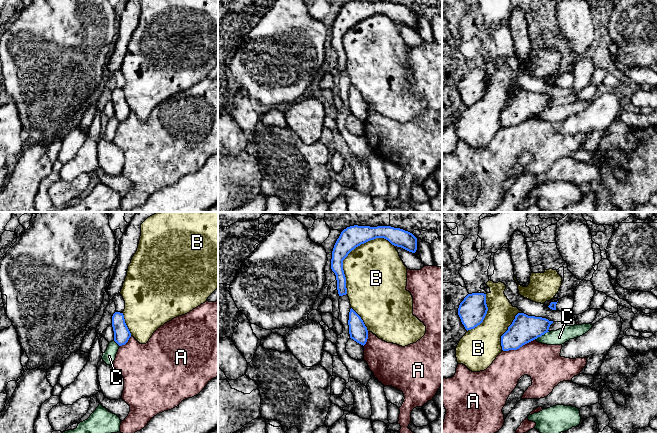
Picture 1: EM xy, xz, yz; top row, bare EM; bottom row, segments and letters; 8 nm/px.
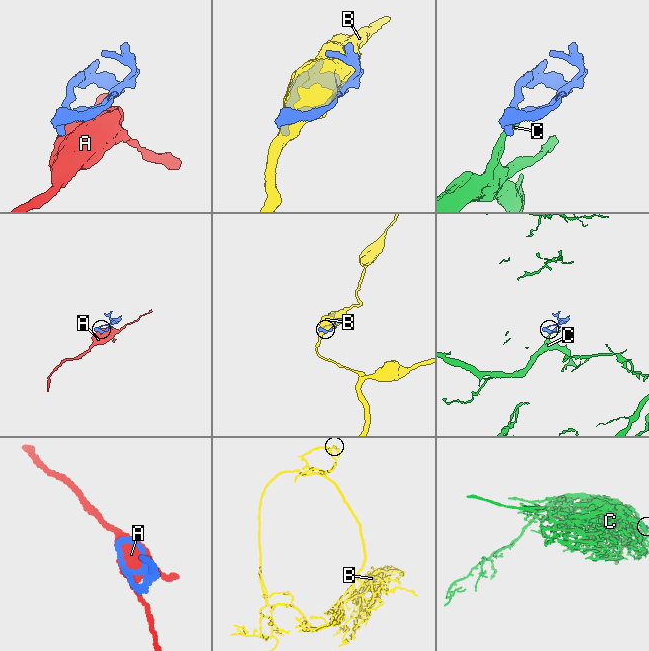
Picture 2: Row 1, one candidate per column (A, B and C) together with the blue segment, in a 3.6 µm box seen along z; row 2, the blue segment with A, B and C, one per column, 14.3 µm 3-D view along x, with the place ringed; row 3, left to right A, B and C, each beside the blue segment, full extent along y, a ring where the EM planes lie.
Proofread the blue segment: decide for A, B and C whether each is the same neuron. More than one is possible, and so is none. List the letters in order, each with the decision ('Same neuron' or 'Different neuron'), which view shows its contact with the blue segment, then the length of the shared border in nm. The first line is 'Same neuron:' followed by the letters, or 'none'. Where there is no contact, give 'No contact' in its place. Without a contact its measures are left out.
Same neuron: none
A: Different neuron. Touches blue in yz. Shared border 280 nm
B: Different neuron. Touches blue in xz. Shared border 550 nm
C: Different neuron. Touches blue in yz. Shared border 120 nm

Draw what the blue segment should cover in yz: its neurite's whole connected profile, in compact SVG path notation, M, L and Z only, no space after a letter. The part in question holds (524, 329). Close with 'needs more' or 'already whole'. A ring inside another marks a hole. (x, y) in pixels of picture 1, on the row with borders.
M518 313L508 330L501 336L503 351L517 350L523 345L549 332L553 321L546 318Z; already whole

